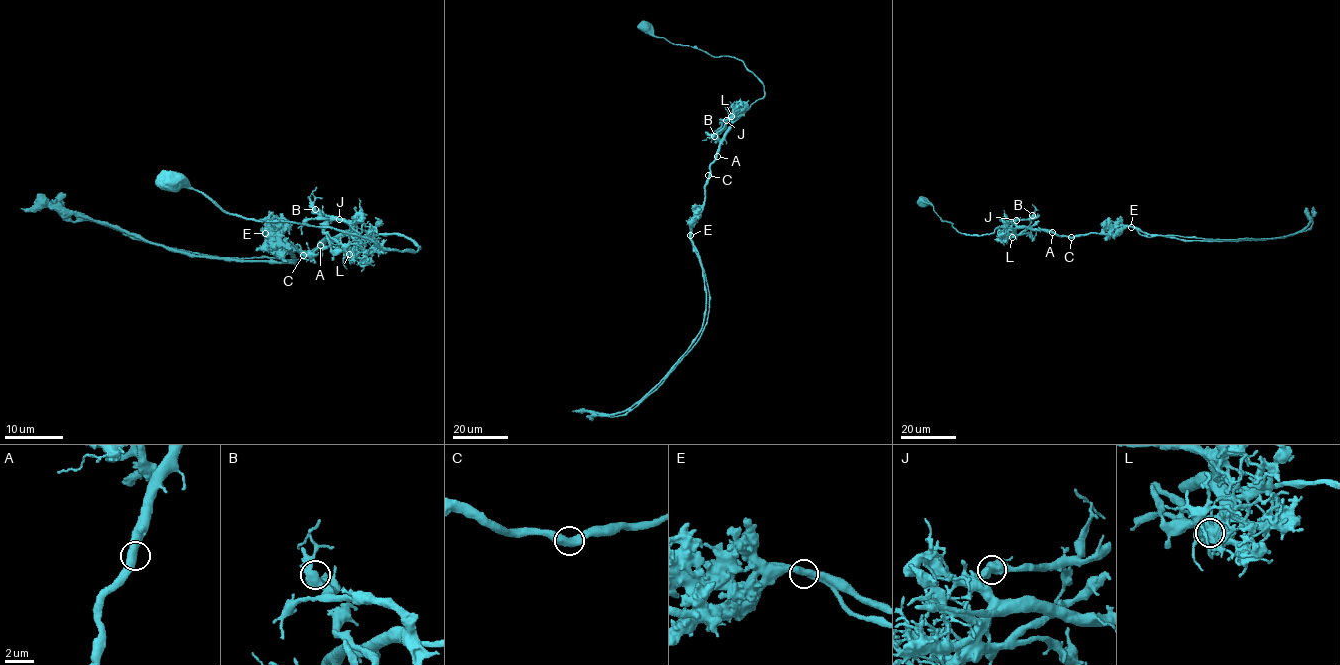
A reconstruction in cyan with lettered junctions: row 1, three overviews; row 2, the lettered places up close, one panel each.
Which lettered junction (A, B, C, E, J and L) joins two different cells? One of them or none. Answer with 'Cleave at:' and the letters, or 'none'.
Cleave at: E

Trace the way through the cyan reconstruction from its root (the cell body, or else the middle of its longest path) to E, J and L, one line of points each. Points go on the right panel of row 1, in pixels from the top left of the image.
E: (923, 202), (941, 221), (971, 235), (999, 227), (1070, 237), (1114, 234), (1131, 227)
J: (923, 202), (933, 207), (941, 221), (952, 223), (964, 234), (990, 234), (999, 227), (1010, 227), (1016, 220)
L: (923, 202), (930, 204), (941, 221), (952, 223), (960, 232), (981, 235), (1007, 227), (1012, 230), (1012, 237)

